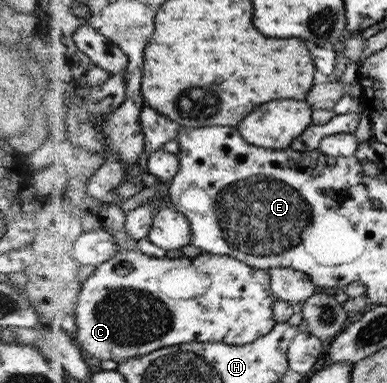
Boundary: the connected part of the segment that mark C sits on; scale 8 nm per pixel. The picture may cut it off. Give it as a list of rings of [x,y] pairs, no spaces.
[[[139,249],[134,251],[121,250],[111,261],[97,267],[97,270],[84,283],[84,289],[80,294],[77,316],[72,320],[71,328],[76,341],[86,353],[96,359],[112,359],[119,364],[135,357],[154,353],[162,348],[173,345],[188,344],[192,342],[224,342],[230,345],[248,345],[266,337],[278,324],[275,319],[275,307],[279,298],[272,284],[272,275],[268,270],[258,269],[228,255],[213,255],[201,253],[196,257],[182,257],[181,259],[170,259],[170,257],[156,257],[144,255]]]

